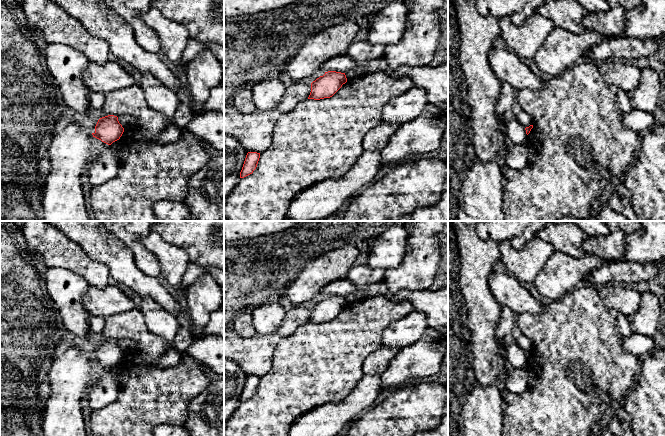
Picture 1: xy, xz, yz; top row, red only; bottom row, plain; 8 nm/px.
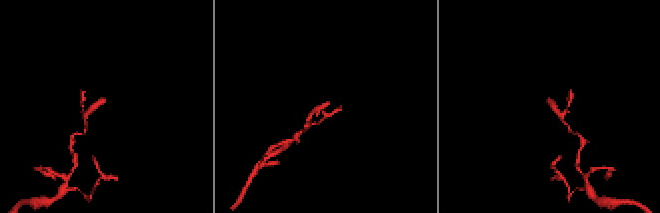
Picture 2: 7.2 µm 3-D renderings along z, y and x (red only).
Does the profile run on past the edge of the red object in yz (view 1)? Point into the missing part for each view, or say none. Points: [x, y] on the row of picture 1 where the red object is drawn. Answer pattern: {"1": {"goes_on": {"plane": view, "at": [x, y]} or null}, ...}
{"1": {"goes_on": null}}

